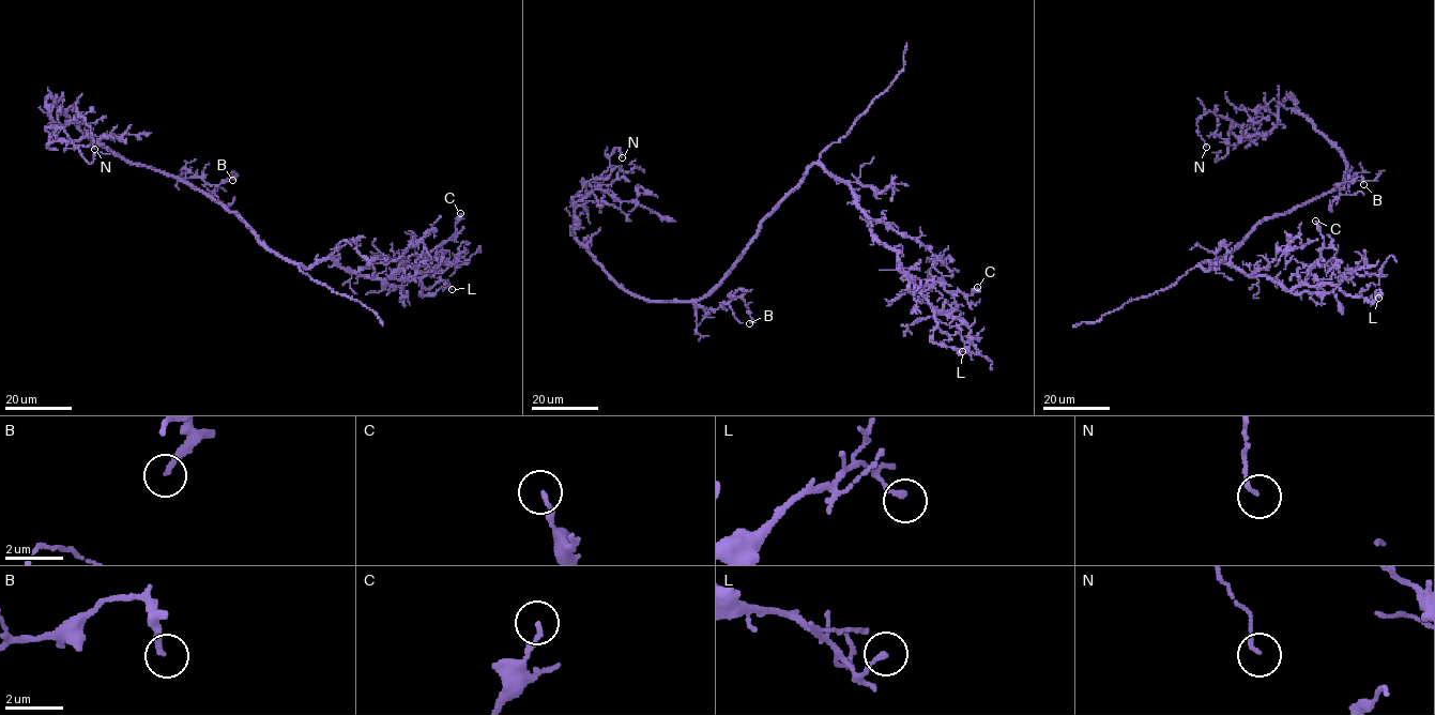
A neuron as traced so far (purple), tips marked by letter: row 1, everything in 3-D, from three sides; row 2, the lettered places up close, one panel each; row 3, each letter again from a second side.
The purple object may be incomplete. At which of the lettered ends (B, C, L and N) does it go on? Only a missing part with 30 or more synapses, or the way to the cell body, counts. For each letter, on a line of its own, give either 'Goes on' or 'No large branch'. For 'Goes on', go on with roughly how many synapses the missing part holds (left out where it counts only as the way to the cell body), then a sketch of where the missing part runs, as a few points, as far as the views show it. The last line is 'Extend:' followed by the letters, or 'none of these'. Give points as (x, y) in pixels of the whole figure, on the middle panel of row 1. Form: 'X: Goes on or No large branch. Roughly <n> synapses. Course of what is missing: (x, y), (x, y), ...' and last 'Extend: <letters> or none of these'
B: No large branch
C: No large branch
L: No large branch
N: No large branch
Extend: none of these

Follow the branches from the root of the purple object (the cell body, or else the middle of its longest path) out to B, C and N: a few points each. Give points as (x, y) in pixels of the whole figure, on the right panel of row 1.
B: (1286, 213), (1330, 192), (1345, 180), (1352, 180), (1340, 188), (1341, 183), (1357, 177), (1363, 184)
C: (1286, 213), (1265, 218), (1232, 249), (1200, 265), (1227, 262), (1294, 289), (1321, 258), (1315, 221)
N: (1286, 213), (1330, 192), (1347, 164), (1290, 95), (1278, 121), (1258, 135), (1208, 111), (1196, 121), (1206, 147)

